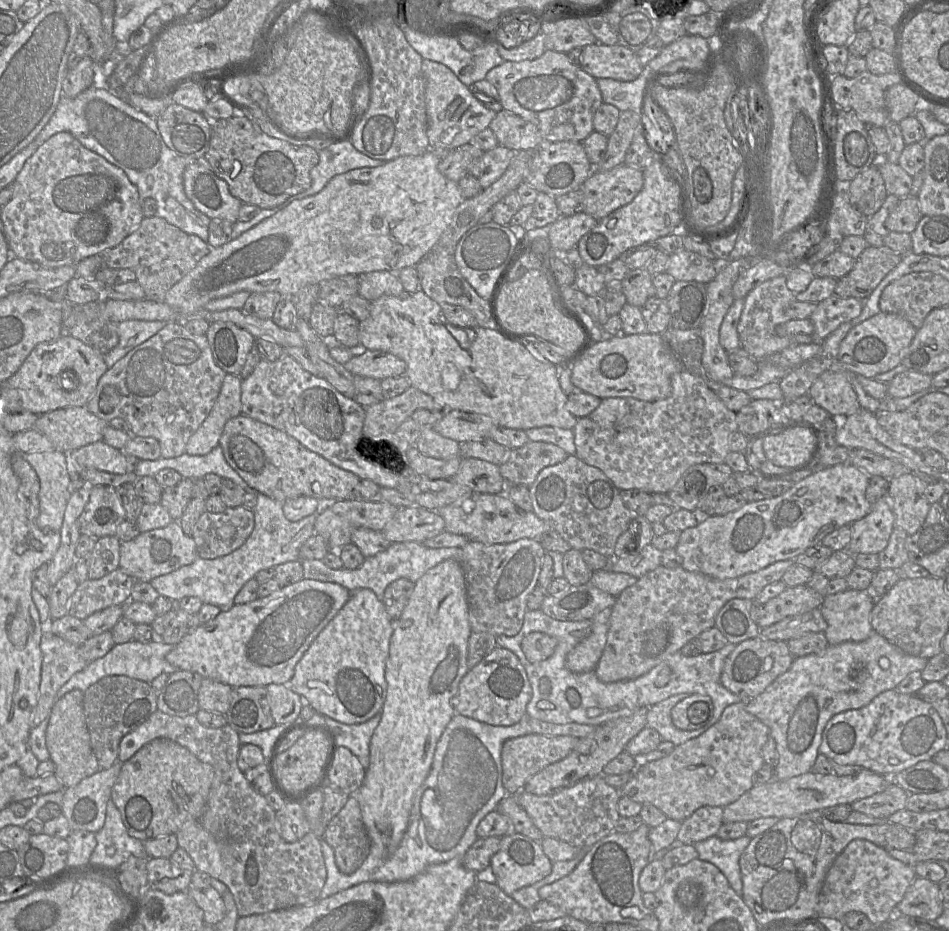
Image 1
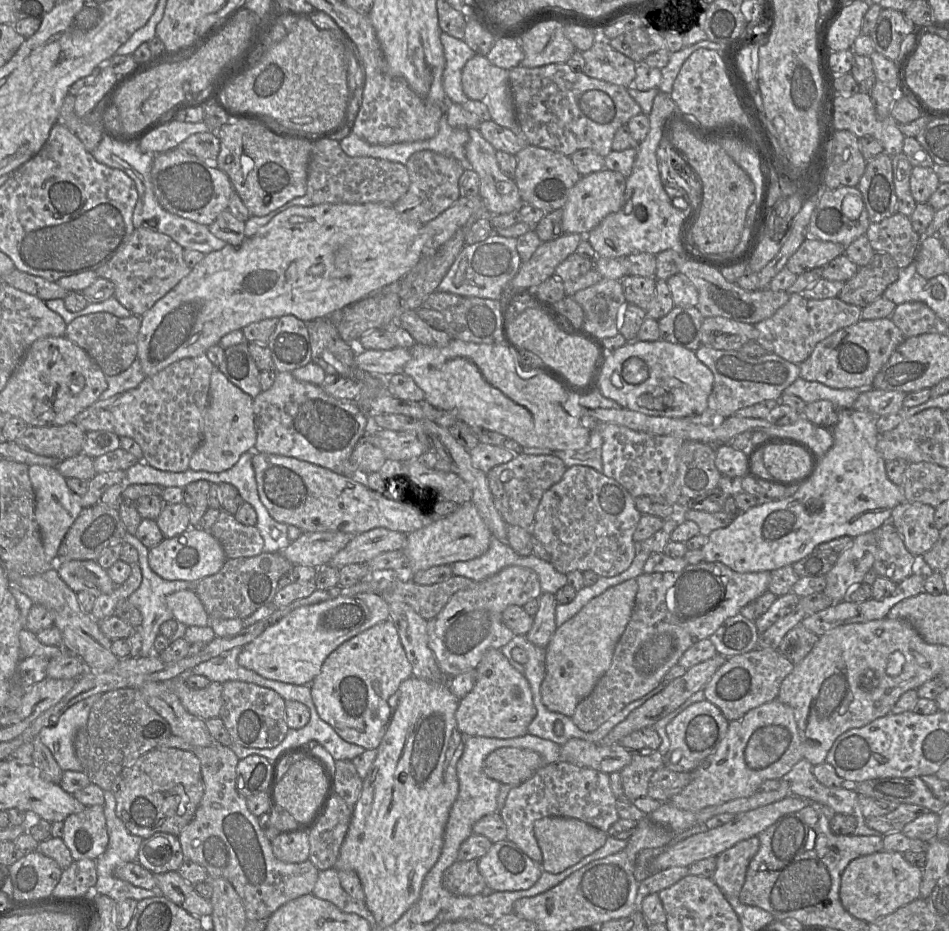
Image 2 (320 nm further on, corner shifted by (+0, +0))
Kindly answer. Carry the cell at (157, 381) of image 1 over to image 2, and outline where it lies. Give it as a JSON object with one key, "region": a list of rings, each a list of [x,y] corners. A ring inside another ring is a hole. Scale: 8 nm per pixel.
{"region":[[[206,354],[183,358],[157,374],[145,377],[136,388],[106,400],[97,400],[80,412],[73,422],[86,433],[109,431],[119,437],[129,437],[139,444],[143,462],[158,470],[184,472],[189,469],[189,461],[203,441],[204,414],[209,403],[211,374],[215,369]]]}

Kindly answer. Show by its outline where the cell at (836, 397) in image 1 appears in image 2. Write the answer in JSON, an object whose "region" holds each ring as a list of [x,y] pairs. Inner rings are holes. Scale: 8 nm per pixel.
{"region":[[[853,408],[837,410],[838,422],[832,431],[833,445],[823,456],[819,455],[812,477],[793,495],[757,504],[746,512],[739,512],[727,527],[712,531],[701,548],[703,561],[722,562],[739,573],[773,571],[806,557],[821,543],[873,532],[890,519],[893,509],[905,500],[901,487],[888,478],[886,461],[877,450],[875,420],[878,417],[870,417]]]}

